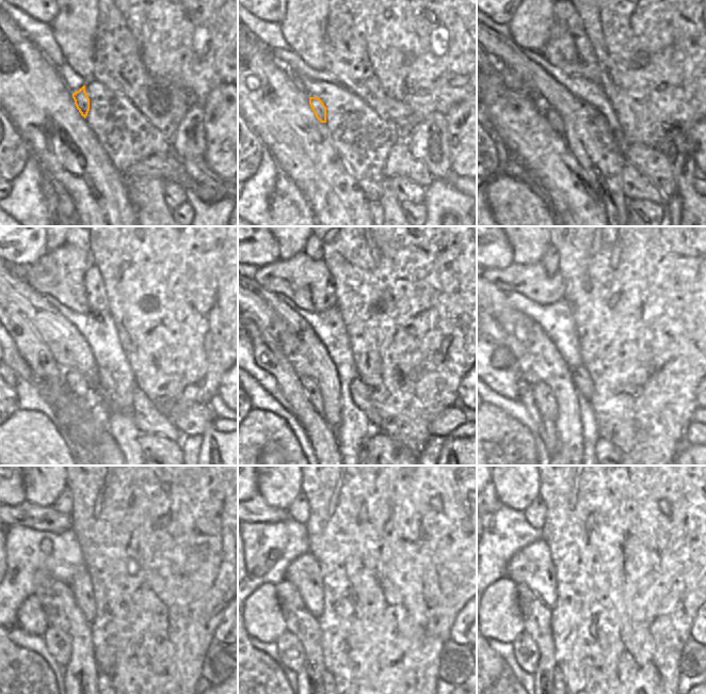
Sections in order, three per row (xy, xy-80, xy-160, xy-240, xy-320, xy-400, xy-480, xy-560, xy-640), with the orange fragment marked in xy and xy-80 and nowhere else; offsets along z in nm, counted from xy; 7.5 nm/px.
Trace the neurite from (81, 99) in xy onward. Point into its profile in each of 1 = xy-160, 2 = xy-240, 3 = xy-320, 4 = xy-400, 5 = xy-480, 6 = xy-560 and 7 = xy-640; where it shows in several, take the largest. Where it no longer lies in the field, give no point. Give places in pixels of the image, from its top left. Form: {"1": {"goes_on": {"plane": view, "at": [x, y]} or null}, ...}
{"1": {"goes_on": {"plane": "xy-160", "at": [554, 117]}}, "2": {"goes_on": {"plane": "xy-240", "at": [77, 384]}}, "3": {"goes_on": {"plane": "xy-320", "at": [311, 390]}}, "4": {"goes_on": {"plane": "xy-400", "at": [545, 400]}}, "5": {"goes_on": {"plane": "xy-480", "at": [58, 642]}}, "6": {"goes_on": {"plane": "xy-560", "at": [290, 650]}}, "7": {"goes_on": {"plane": "xy-640", "at": [527, 655]}}}

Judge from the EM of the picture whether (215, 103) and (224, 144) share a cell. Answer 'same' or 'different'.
same

